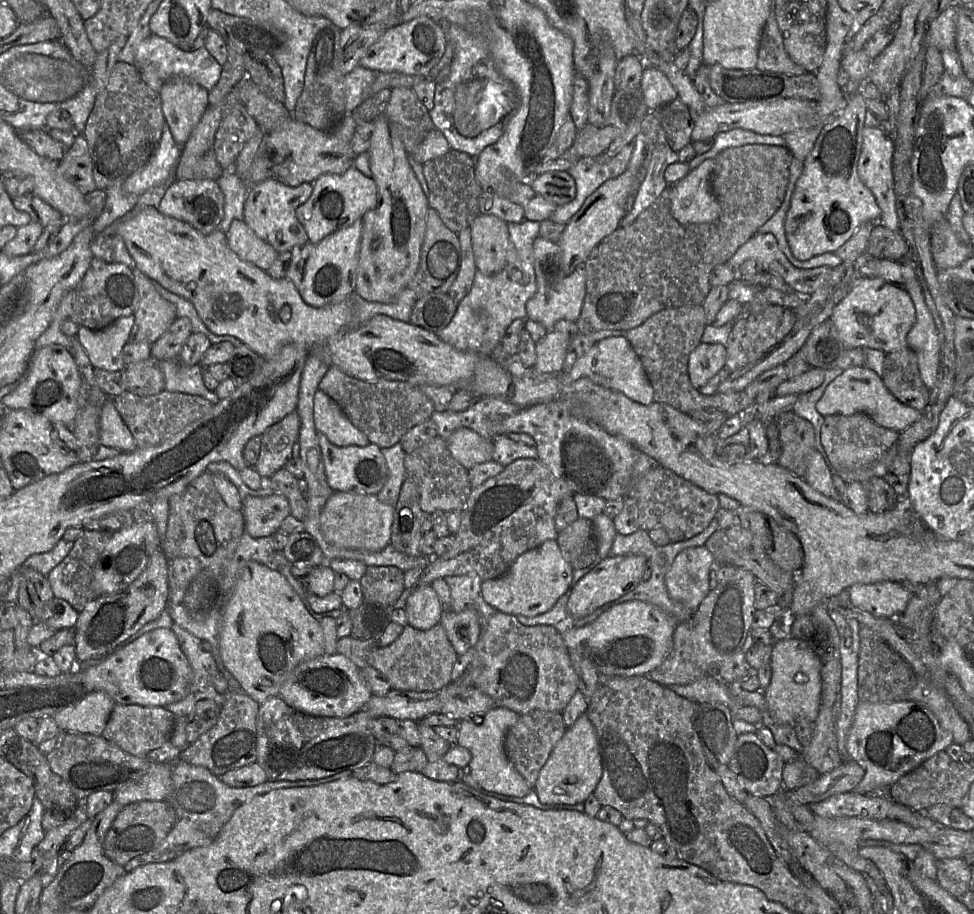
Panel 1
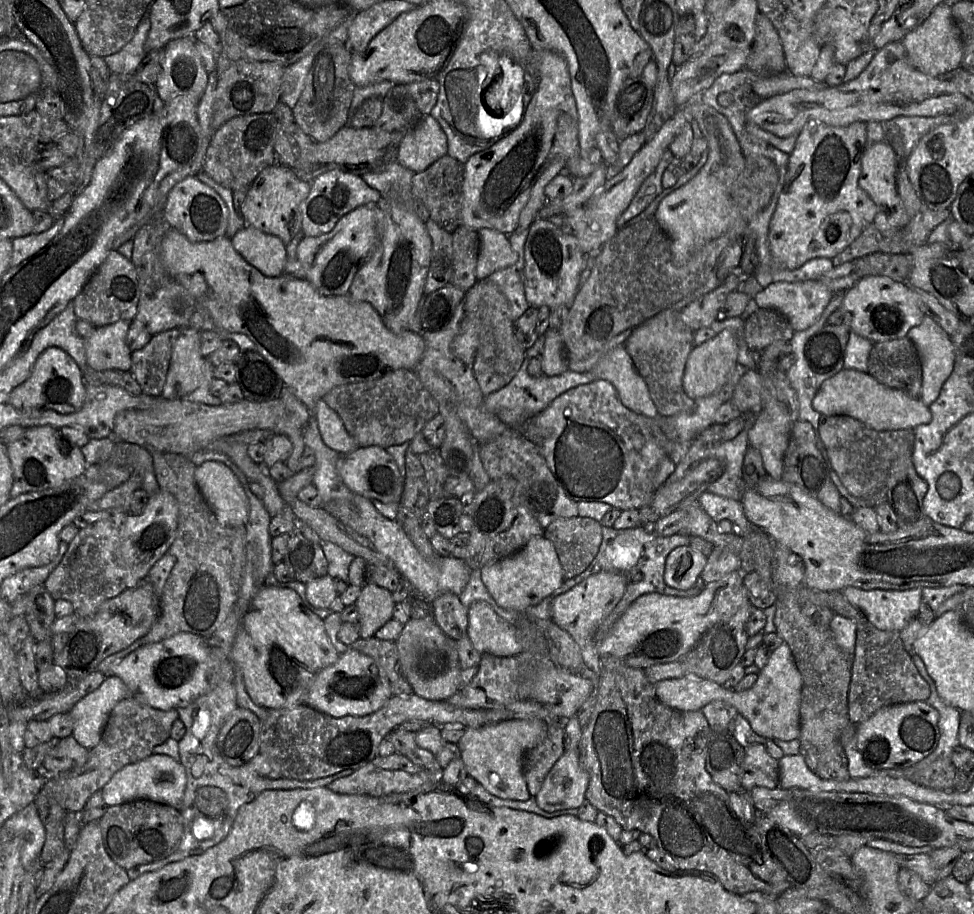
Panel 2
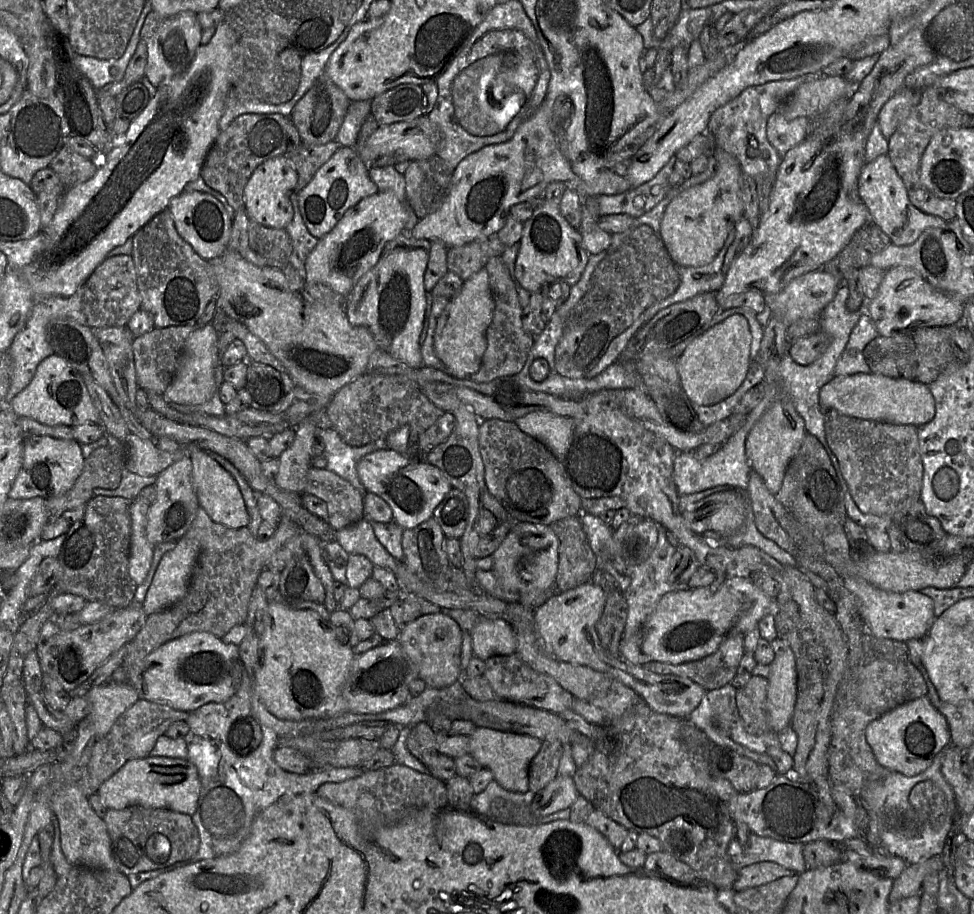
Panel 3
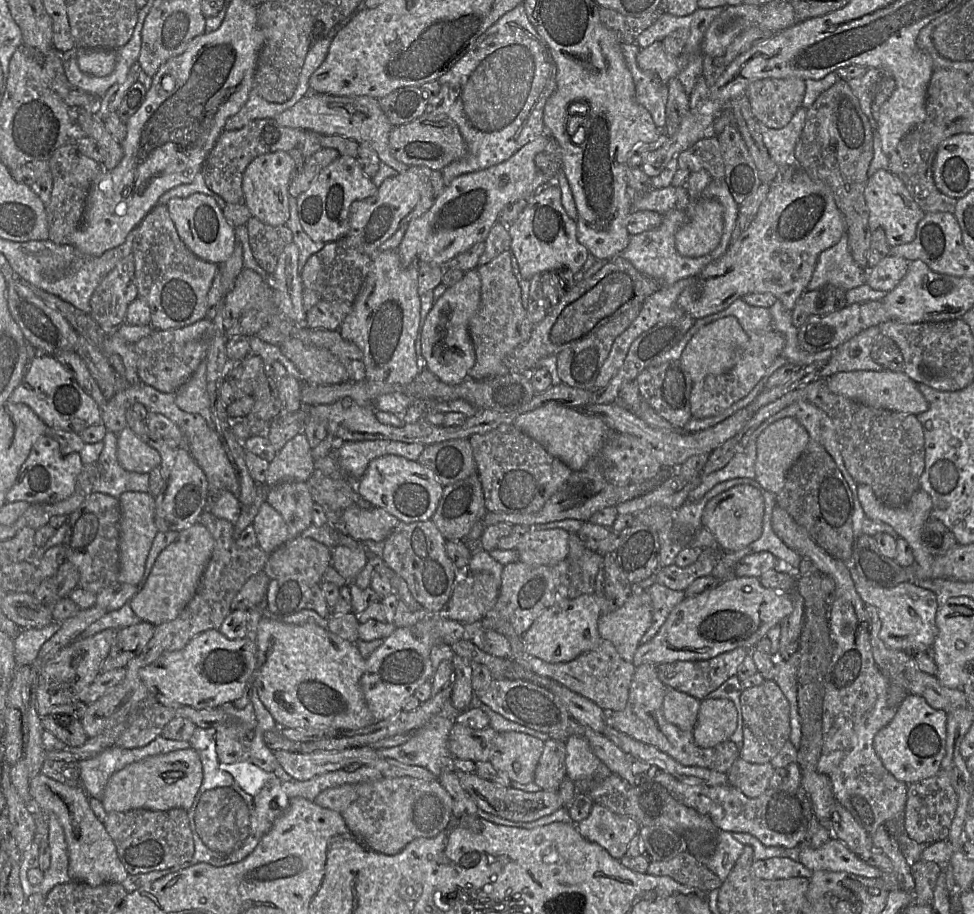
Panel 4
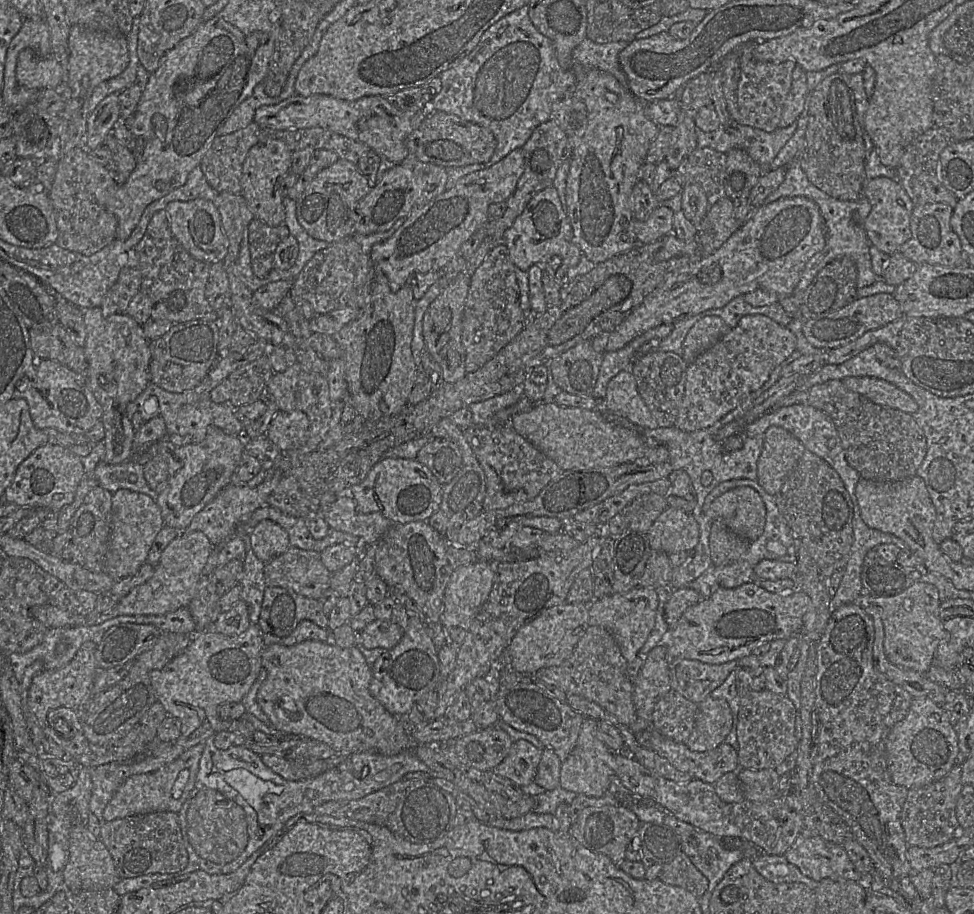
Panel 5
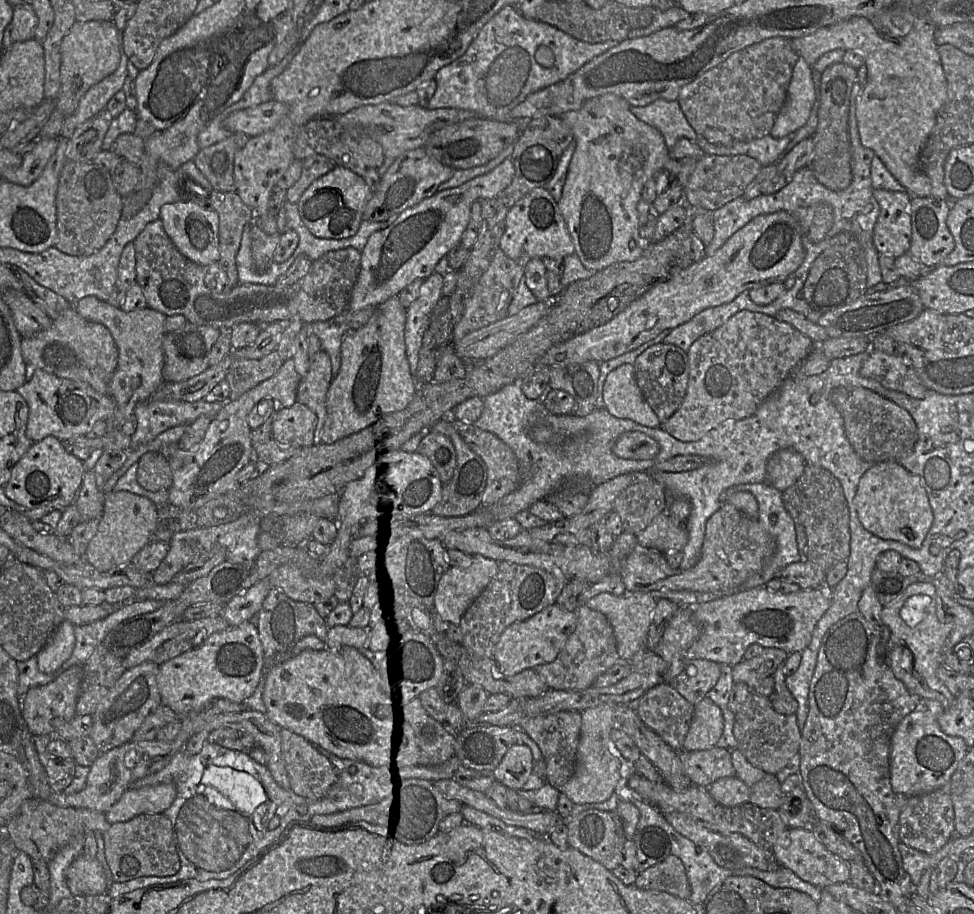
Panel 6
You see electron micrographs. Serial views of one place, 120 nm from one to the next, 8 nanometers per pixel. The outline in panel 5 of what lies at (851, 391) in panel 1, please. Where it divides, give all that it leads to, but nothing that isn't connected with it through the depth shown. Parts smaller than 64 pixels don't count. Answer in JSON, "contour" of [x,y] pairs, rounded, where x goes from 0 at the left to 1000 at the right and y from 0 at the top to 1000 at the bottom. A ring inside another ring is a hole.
{"contour":[[[869,412],[862,416],[866,421],[893,439],[937,453],[943,449],[940,439],[918,420],[895,412]]]}

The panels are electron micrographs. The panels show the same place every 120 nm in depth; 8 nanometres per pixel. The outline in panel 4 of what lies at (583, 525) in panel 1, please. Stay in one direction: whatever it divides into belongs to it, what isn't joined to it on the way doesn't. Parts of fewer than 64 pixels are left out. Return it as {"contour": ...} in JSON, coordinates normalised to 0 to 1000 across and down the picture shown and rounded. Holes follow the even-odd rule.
{"contour":[[[584,583],[582,654],[610,649],[610,638],[619,607],[602,600],[591,583]]]}

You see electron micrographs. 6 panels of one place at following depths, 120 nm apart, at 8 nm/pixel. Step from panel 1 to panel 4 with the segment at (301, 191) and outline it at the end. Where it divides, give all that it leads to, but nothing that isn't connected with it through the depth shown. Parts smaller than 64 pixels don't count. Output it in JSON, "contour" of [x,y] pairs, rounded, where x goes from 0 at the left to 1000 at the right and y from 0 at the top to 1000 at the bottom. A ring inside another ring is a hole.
{"contour":[[[283,165],[261,173],[249,190],[251,222],[259,237],[277,247],[291,247],[297,240],[297,205],[303,184],[301,173],[293,165]]]}

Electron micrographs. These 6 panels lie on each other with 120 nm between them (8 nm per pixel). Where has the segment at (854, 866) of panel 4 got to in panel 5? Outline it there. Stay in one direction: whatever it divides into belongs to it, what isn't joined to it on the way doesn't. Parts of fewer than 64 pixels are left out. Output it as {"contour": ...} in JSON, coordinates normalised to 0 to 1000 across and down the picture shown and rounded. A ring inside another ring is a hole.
{"contour":[[[821,911],[805,937],[824,957],[840,965],[845,962],[882,964],[888,961],[878,951],[864,925],[848,920],[841,914],[826,916]]]}

